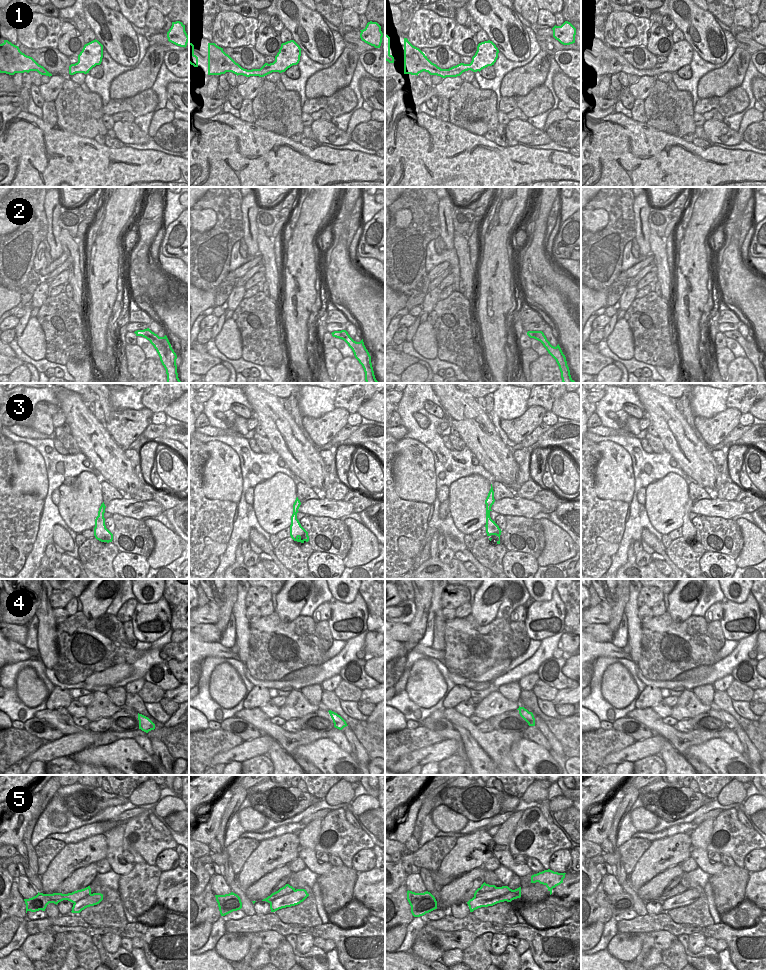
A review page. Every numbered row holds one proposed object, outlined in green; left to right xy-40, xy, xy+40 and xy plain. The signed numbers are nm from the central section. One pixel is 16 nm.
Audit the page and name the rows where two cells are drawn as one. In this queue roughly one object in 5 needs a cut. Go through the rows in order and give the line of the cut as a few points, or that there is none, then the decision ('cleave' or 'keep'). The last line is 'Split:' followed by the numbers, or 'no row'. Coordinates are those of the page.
1: cut none; keep
2: cut xy (347, 332), (336, 336); cleave
3: cut none; keep
4: cut xy+40 (529, 712), (530, 725); cleave
5: cut xy (295, 890), (275, 898), (270, 903); cleave
Split: 2, 4, 5

